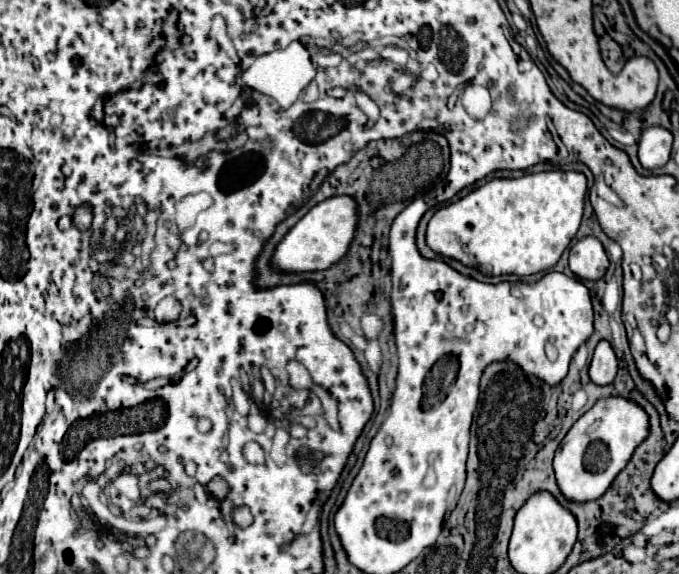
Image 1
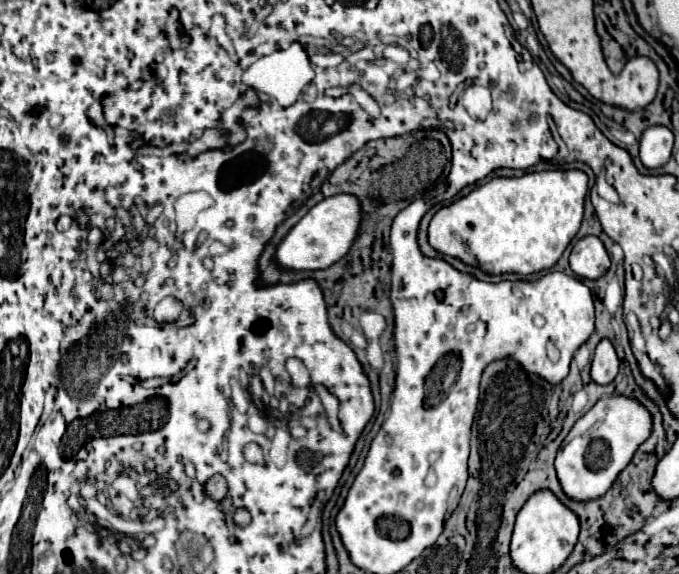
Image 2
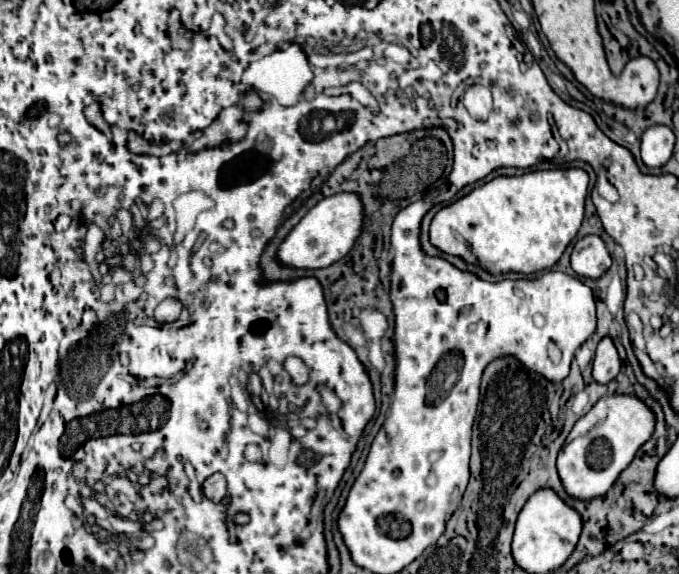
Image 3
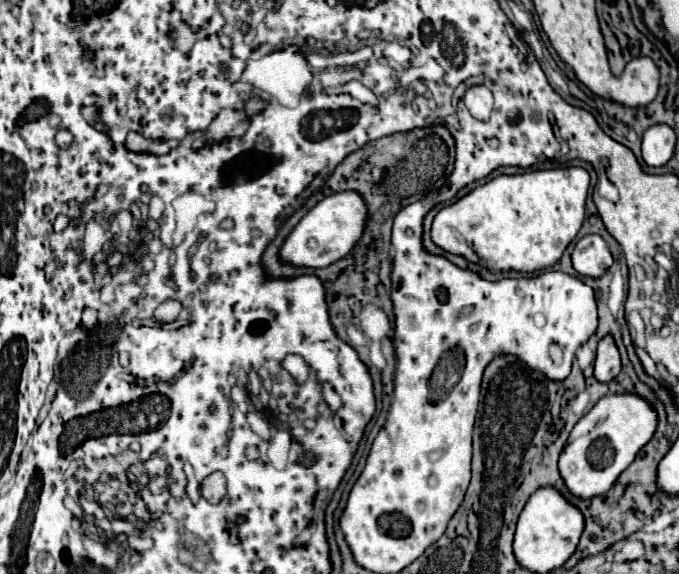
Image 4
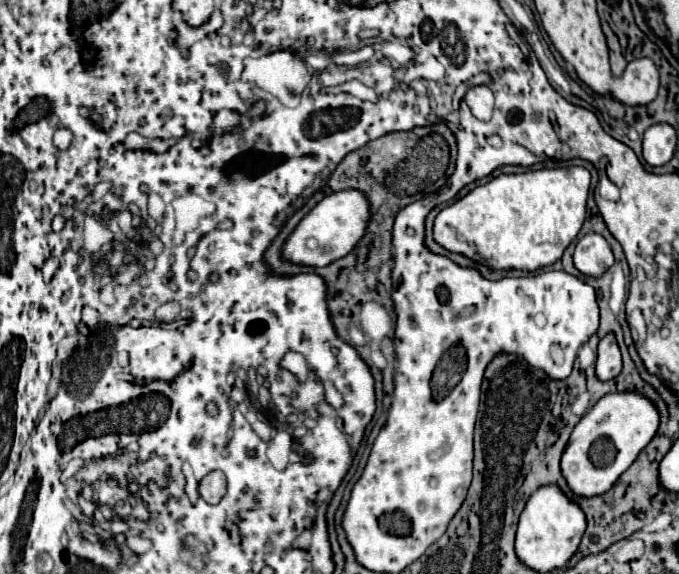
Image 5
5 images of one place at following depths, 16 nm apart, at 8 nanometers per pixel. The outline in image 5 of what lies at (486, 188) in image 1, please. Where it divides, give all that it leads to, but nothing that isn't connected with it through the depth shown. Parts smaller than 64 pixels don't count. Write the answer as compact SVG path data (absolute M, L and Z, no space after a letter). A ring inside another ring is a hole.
M584 166L542 168L524 174L500 174L488 184L476 186L464 198L446 206L434 220L434 238L450 252L460 252L494 270L538 270L562 258L568 244L578 236L586 220L586 200L590 194L592 176Z

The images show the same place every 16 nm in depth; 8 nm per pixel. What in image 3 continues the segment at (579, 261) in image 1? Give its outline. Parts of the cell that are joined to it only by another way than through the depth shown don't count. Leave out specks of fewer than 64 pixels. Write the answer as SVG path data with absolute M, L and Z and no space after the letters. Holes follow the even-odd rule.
M590 234L576 242L570 262L580 276L600 278L612 266L612 256L606 248L606 242L600 236Z

